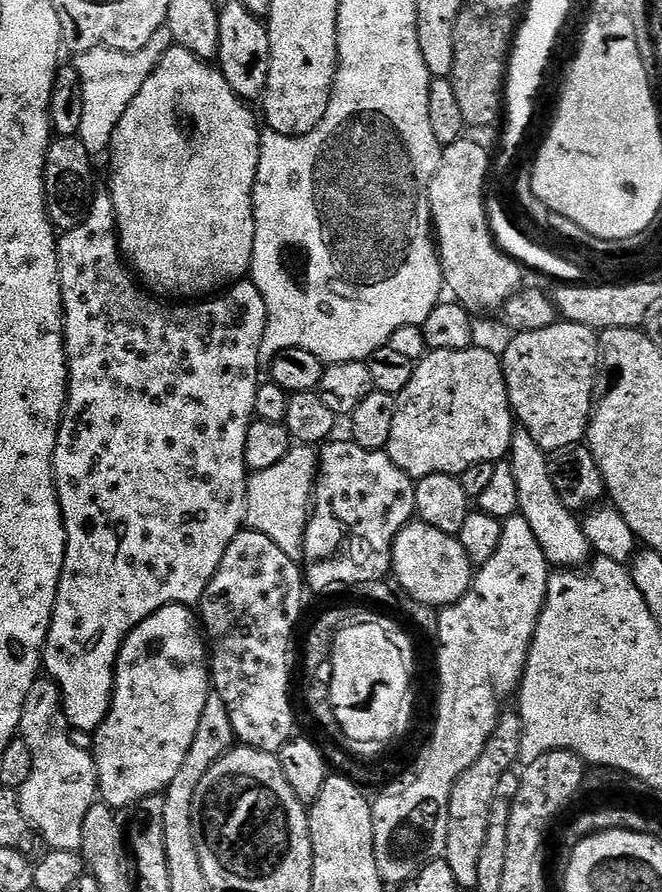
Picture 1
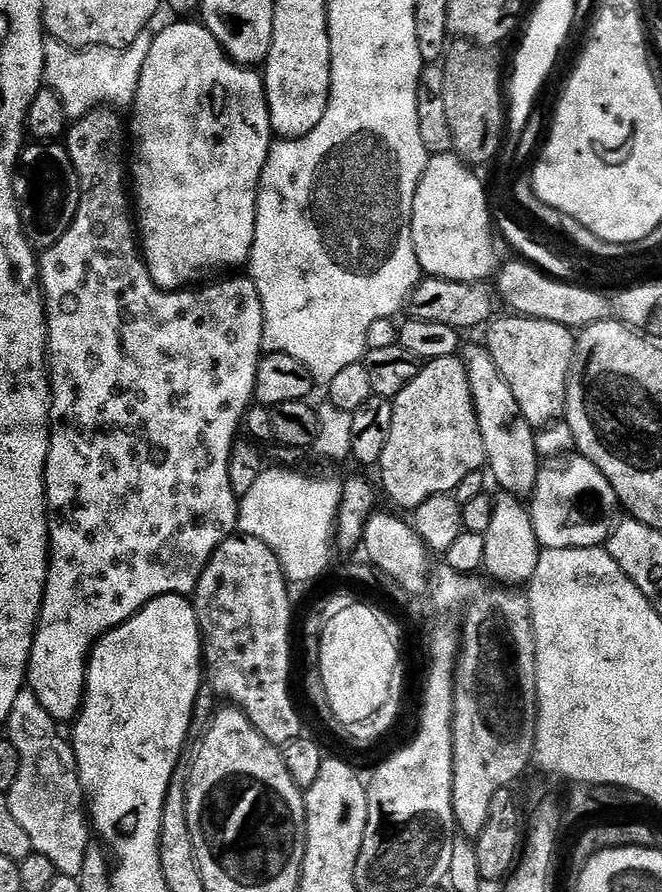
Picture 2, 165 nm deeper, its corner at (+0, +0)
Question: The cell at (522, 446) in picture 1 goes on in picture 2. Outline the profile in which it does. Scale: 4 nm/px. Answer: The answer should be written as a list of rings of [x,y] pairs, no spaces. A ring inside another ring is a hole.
[[[483,343],[472,344],[463,349],[462,359],[468,367],[470,394],[474,402],[474,410],[478,418],[478,426],[482,434],[482,456],[486,468],[492,471],[492,476],[501,485],[503,491],[510,492],[521,498],[531,497],[538,474],[542,467],[542,457],[535,450],[537,433],[533,425],[522,414],[510,386],[506,386],[504,376],[494,366],[487,347]]]

